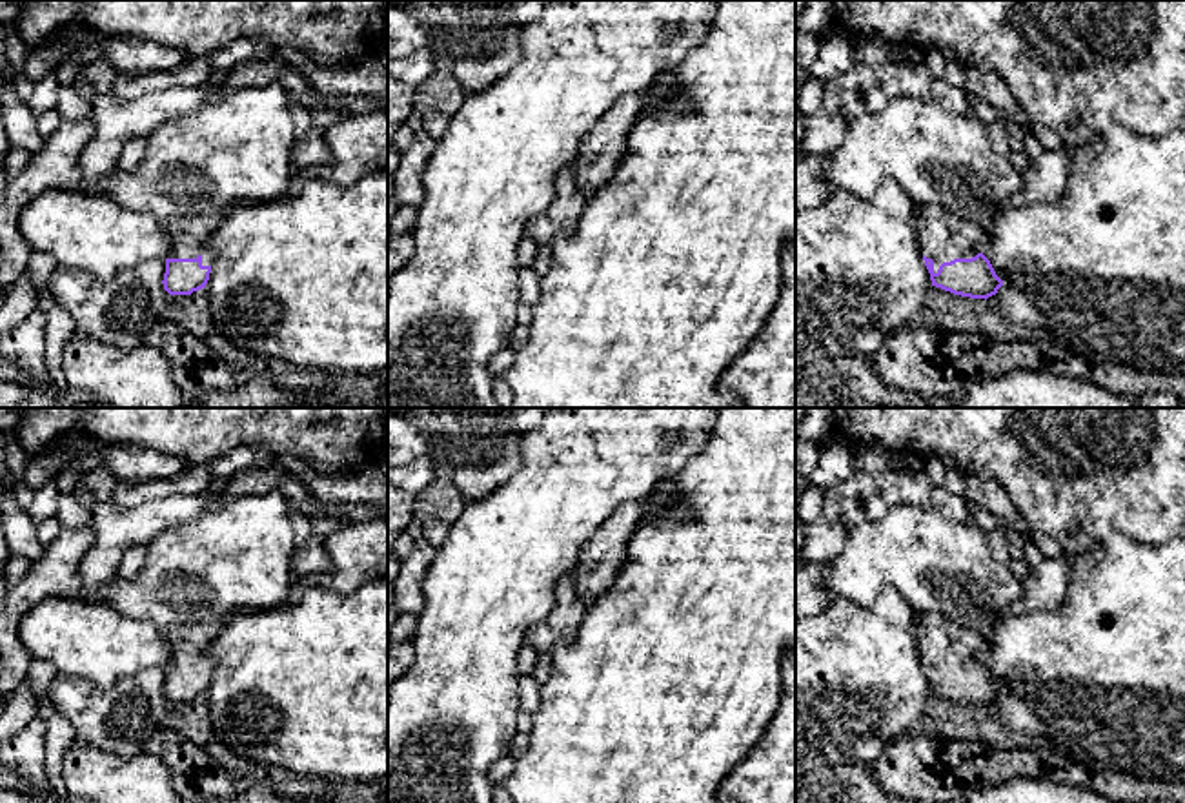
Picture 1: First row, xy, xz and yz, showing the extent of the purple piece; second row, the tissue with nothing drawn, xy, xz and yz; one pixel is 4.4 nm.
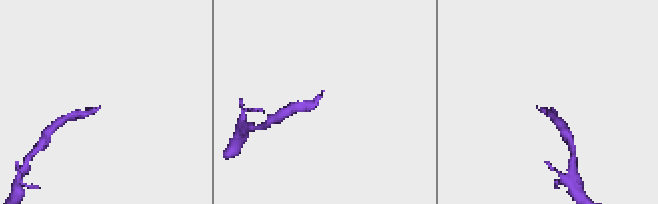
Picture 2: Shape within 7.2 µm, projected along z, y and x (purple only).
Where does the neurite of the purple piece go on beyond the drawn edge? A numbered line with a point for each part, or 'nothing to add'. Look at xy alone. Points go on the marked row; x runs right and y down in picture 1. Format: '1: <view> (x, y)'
1: xy (190, 235)

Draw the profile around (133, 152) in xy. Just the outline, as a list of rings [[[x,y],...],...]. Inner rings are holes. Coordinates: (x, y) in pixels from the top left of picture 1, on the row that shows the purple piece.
[[[142,137],[131,138],[124,146],[118,157],[118,168],[126,171],[137,168],[142,162],[146,151],[147,151],[147,138],[142,138]]]

